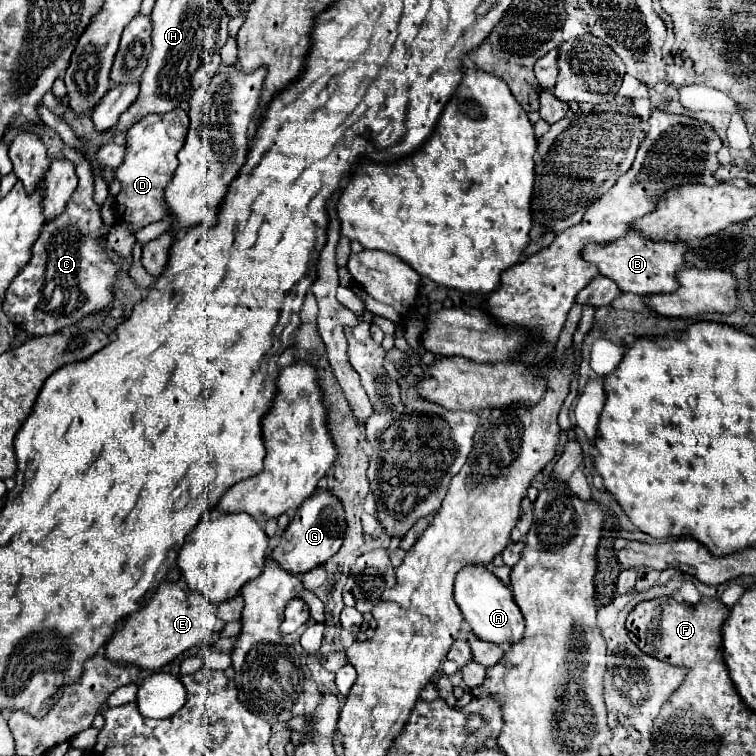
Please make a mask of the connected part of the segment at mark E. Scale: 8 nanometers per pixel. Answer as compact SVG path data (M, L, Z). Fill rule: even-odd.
M163 581L151 601L123 621L123 627L107 643L105 657L119 665L135 665L139 669L157 671L189 647L207 644L213 635L215 621L215 605L203 601L199 593L189 593L187 597L187 585L183 585L183 581Z

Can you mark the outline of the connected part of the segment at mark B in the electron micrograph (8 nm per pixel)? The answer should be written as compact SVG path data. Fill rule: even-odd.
M627 233L615 241L601 245L587 245L581 249L581 257L593 263L601 275L613 279L623 293L635 295L655 295L655 293L673 293L677 285L677 271L683 265L683 253L689 247L685 243L653 243L639 233Z

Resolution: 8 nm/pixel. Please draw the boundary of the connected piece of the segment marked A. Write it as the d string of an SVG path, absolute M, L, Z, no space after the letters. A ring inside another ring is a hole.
M465 565L455 579L455 603L459 605L465 621L471 625L471 631L483 641L491 643L509 643L513 645L523 637L525 621L513 599L513 593L507 585L501 583L487 567L483 565Z

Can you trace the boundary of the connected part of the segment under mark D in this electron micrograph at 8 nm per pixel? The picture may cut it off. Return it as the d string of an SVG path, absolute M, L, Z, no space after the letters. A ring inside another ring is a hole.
M173 109L171 113L163 115L147 115L127 129L125 159L115 169L115 179L121 183L121 191L115 197L115 213L117 223L129 225L131 233L167 217L163 191L167 183L173 179L173 173L179 165L177 153L185 143L187 129L189 129L189 117L183 109Z

